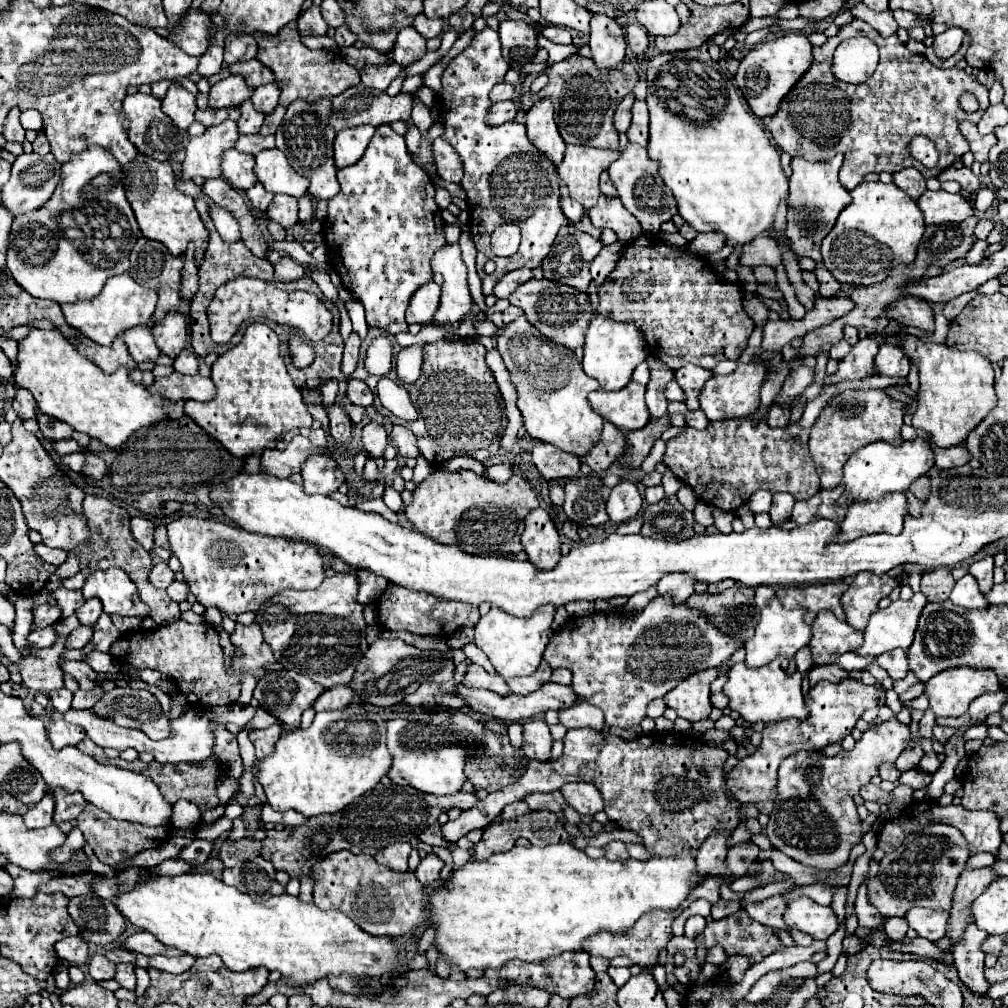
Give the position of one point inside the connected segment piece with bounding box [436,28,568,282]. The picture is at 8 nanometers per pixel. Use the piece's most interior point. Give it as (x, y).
(506, 179)

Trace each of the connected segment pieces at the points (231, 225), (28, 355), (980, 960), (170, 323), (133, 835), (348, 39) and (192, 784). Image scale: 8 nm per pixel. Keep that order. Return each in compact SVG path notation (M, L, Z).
M212 204L210 218L212 218L218 234L224 238L224 242L238 242L238 240L242 240L238 218L232 212L228 212L226 208L222 208L218 204Z
M32 328L30 334L18 342L18 370L14 382L32 392L42 414L66 422L76 432L84 432L110 448L122 446L138 428L154 426L168 418L162 394L150 394L142 384L134 384L126 368L102 374L96 364L82 358L56 330Z
M968 924L964 928L962 940L958 940L952 946L954 954L954 966L958 968L960 980L978 994L986 994L990 984L984 980L984 950L980 950L982 942L988 938L988 934L978 932L974 924Z
M170 310L160 322L152 326L152 334L160 350L172 358L176 358L186 346L186 322L178 310Z
M86 804L84 812L76 818L76 822L78 822L78 828L86 836L86 842L92 846L94 854L100 858L100 862L104 862L108 866L116 866L116 864L132 858L134 854L138 854L142 850L158 848L158 846L166 844L170 840L172 830L174 830L170 822L166 822L162 826L156 826L156 828L148 828L148 826L142 826L142 824L136 824L136 822L114 820L112 816L106 816L106 812L94 808L92 804Z
M340 26L336 28L336 34L334 34L334 40L340 48L346 48L346 46L354 46L354 42L358 40L346 26Z
M84 738L84 740L78 744L78 748L80 748L84 754L96 758L96 762L100 762L100 764L116 764L118 768L126 768L126 770L132 770L132 772L140 772L140 774L152 778L152 780L158 784L158 788L162 790L164 798L166 798L168 802L172 802L172 804L174 804L176 800L180 800L180 798L186 798L186 800L194 800L194 802L200 806L200 810L208 810L208 808L216 808L216 806L218 806L216 788L218 788L218 782L222 780L222 774L224 774L224 770L226 770L224 760L220 760L218 756L212 756L212 758L204 760L200 766L192 766L192 764L164 764L164 766L162 766L160 762L142 764L142 762L124 762L124 760L120 760L120 758L110 760L110 758L106 758L104 750L102 750L100 746L96 746L90 738Z

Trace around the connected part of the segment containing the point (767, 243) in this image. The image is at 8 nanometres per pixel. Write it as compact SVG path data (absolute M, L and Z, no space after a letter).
M760 236L744 246L744 254L740 256L740 262L744 266L766 264L766 266L776 268L782 264L782 248L774 238Z

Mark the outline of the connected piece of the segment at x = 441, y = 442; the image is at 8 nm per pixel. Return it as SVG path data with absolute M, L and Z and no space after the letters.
M468 338L426 344L422 376L414 384L404 384L418 410L418 418L414 422L406 422L406 426L414 432L420 454L432 466L438 466L454 456L470 456L486 462L500 450L508 418L502 394L492 370L484 362L484 354L486 348Z

